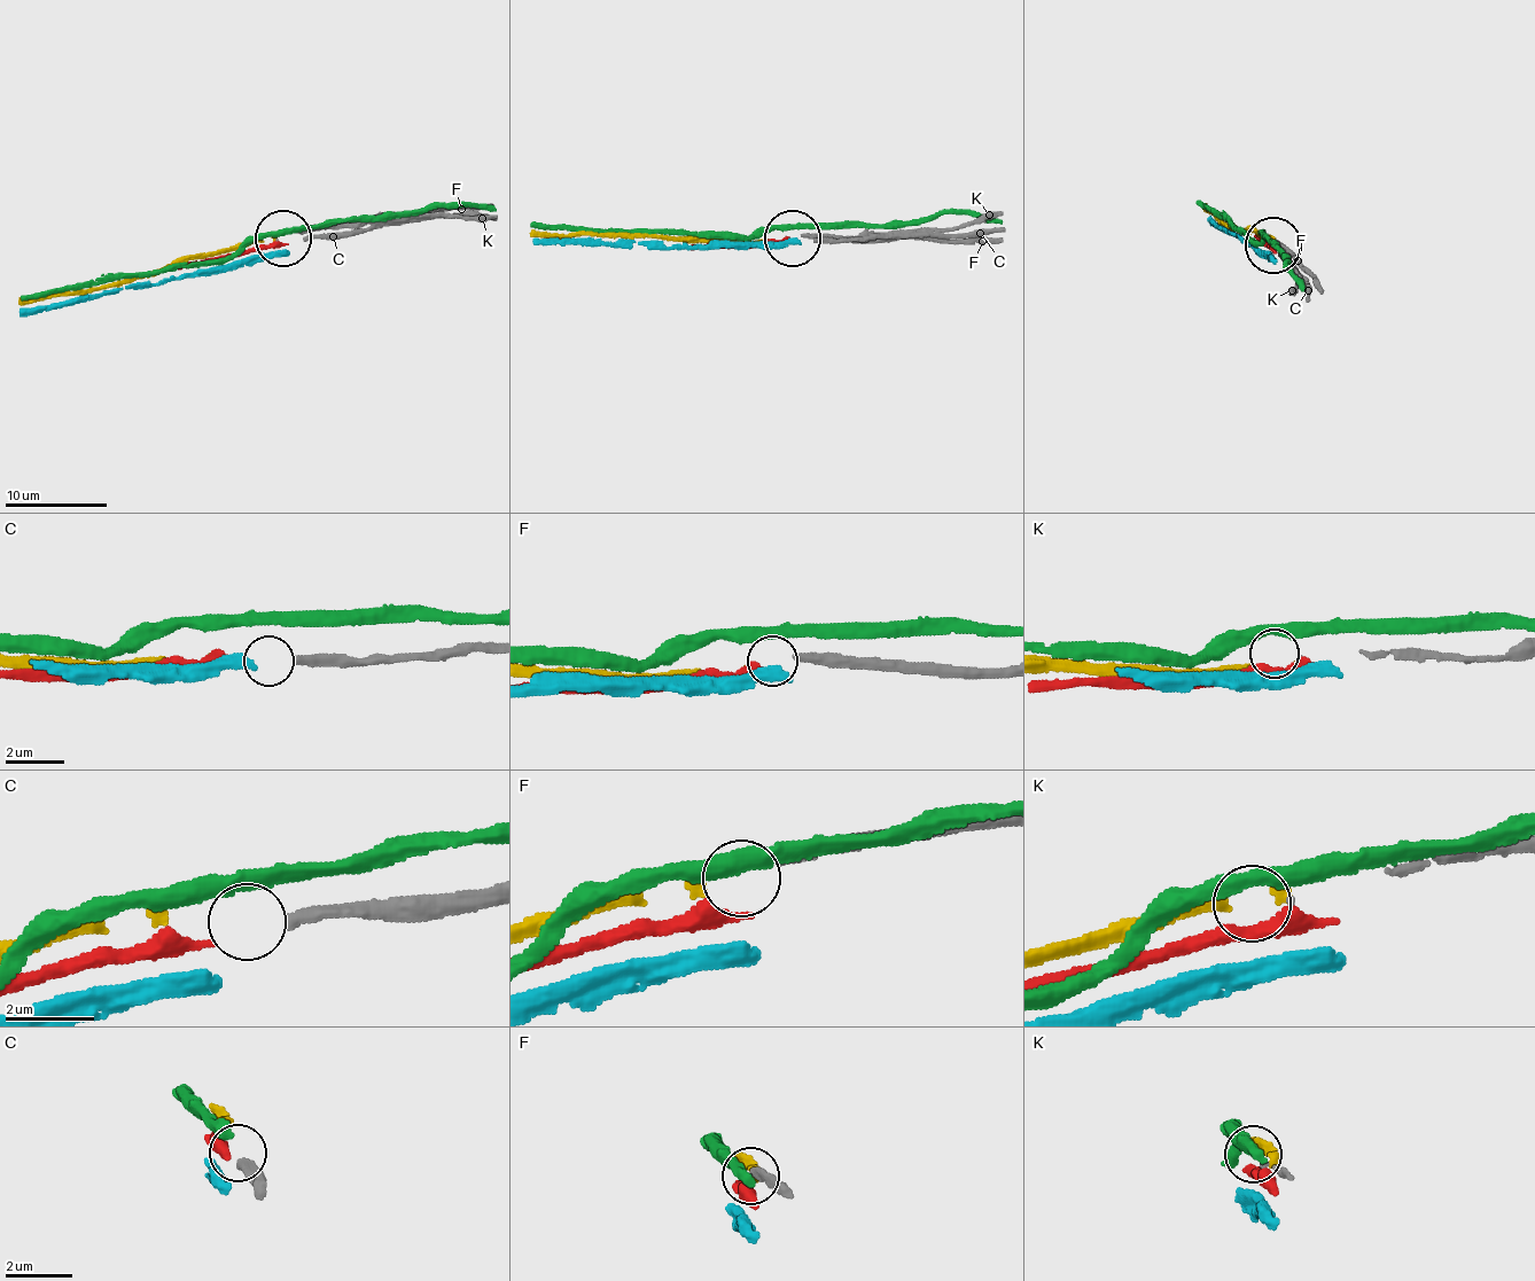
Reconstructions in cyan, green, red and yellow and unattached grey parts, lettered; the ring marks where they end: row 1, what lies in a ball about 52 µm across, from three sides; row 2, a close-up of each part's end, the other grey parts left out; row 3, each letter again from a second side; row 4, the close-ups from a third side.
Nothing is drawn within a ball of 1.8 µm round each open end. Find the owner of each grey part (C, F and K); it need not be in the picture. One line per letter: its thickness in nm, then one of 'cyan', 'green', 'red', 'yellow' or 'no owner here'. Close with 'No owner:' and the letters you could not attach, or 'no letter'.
C: calibre 320 nm; red
F: calibre 260 nm; yellow
K: calibre 70 nm; no owner here
No owner: K

